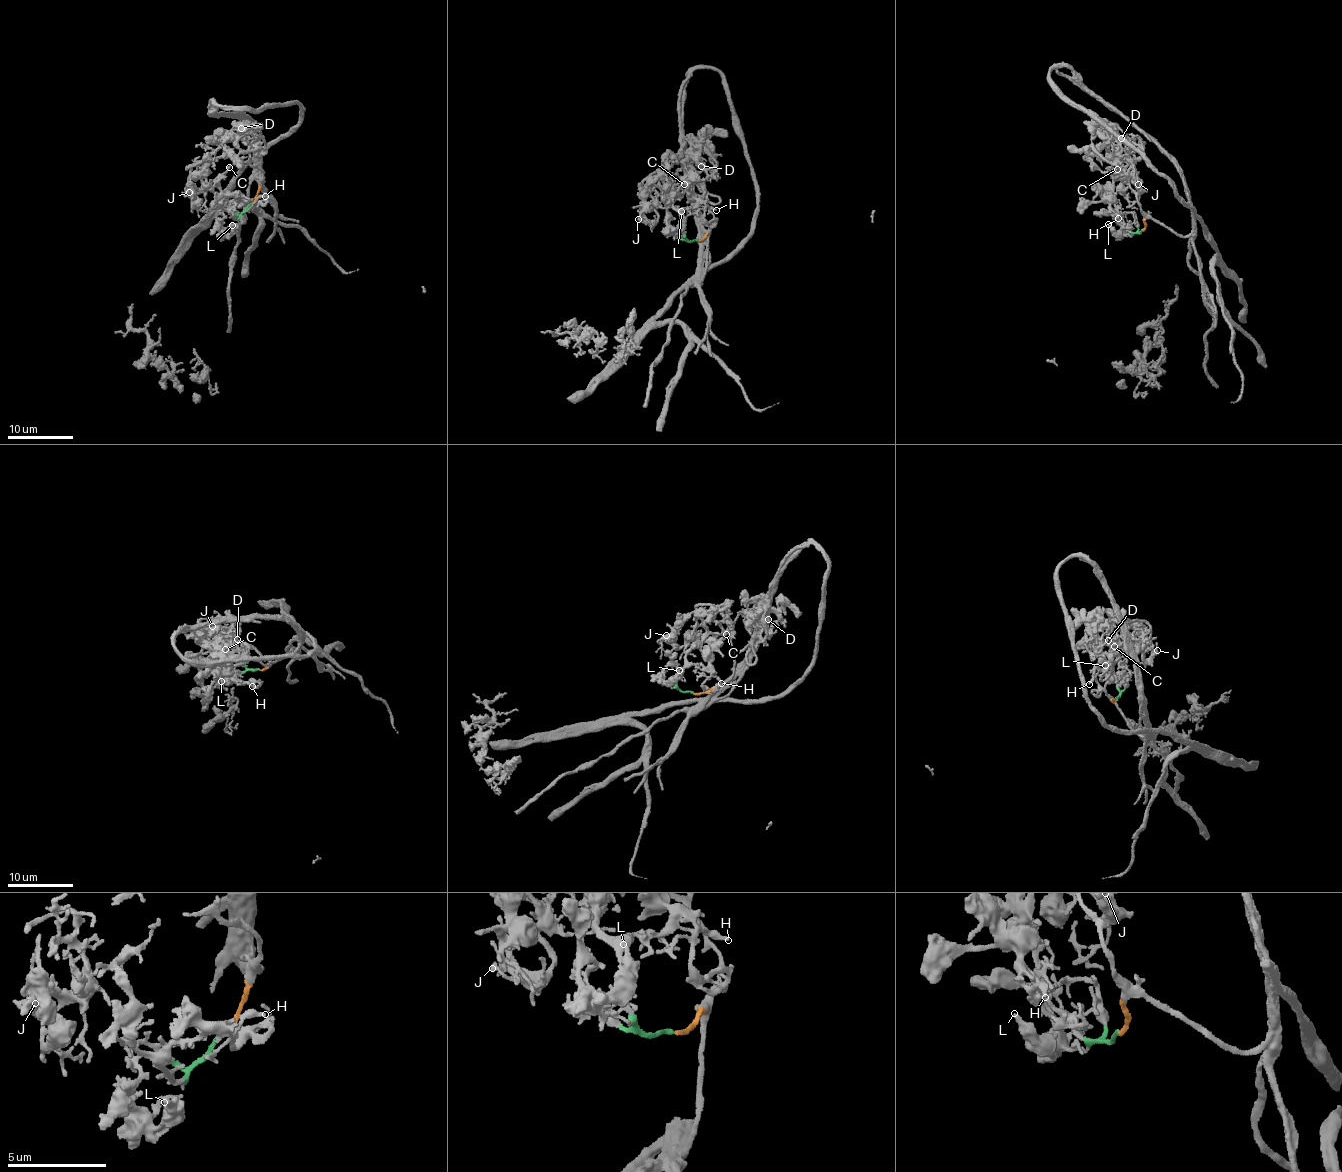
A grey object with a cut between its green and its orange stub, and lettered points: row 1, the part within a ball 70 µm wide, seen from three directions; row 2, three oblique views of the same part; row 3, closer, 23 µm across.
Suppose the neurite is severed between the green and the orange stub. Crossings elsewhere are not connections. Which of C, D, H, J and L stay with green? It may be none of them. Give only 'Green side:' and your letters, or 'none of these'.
Green side: C, H, L

